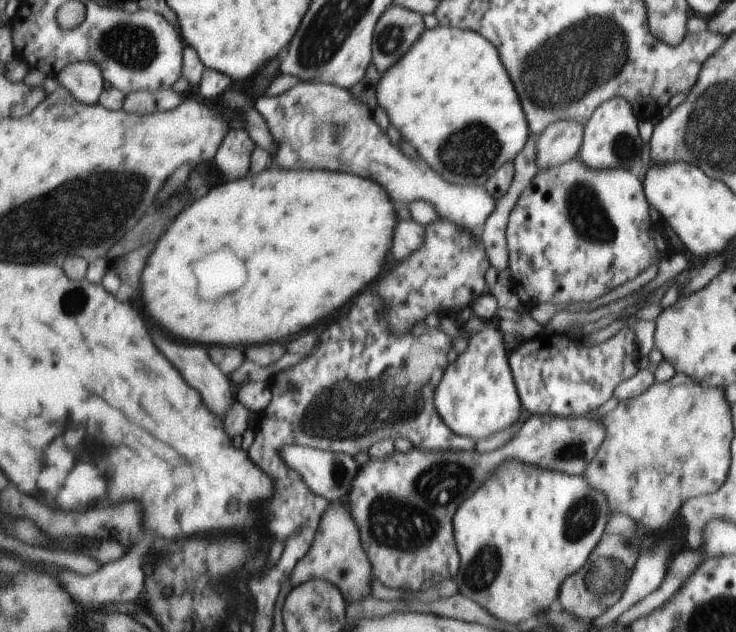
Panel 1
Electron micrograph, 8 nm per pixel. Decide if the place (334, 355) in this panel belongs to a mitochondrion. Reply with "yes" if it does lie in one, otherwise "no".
no

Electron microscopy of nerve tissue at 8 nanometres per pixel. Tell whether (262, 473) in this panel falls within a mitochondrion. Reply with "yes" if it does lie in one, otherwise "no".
no

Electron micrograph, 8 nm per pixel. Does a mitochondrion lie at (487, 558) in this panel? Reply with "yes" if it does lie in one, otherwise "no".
yes

